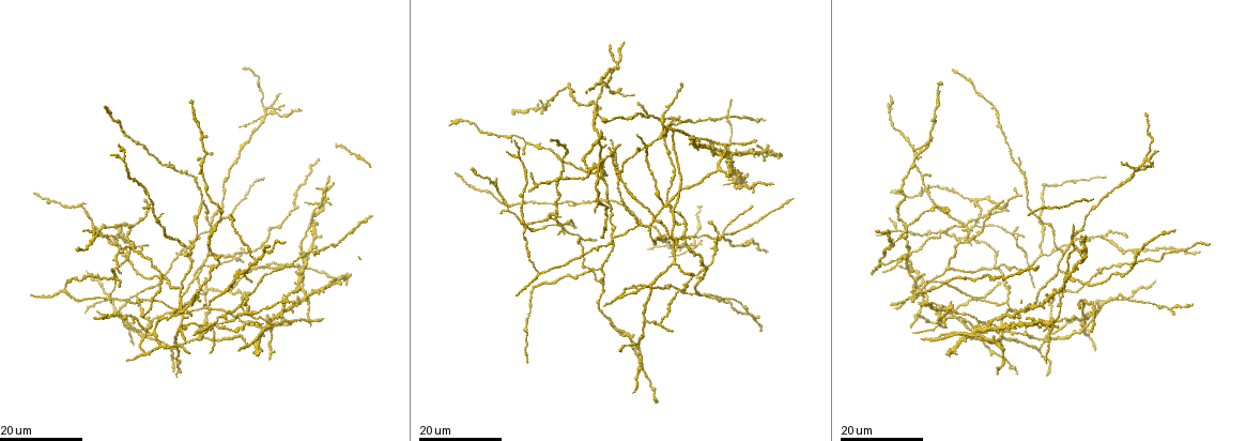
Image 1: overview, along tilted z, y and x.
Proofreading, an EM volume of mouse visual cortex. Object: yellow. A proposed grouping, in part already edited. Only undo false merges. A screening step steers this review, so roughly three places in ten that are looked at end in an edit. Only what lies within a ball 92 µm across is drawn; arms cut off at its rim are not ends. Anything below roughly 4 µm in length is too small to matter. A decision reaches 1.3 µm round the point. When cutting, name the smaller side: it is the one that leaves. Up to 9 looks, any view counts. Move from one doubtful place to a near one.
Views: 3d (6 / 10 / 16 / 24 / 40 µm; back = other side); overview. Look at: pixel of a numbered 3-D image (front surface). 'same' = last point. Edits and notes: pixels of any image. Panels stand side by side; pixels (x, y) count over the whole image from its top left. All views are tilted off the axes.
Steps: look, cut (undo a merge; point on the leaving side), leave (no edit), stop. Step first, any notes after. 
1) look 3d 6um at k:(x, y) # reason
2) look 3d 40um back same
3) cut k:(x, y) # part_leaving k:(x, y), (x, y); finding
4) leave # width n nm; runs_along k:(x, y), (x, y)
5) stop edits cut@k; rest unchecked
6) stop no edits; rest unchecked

look 3d 24um at 1:(988, 323) # four arms meet

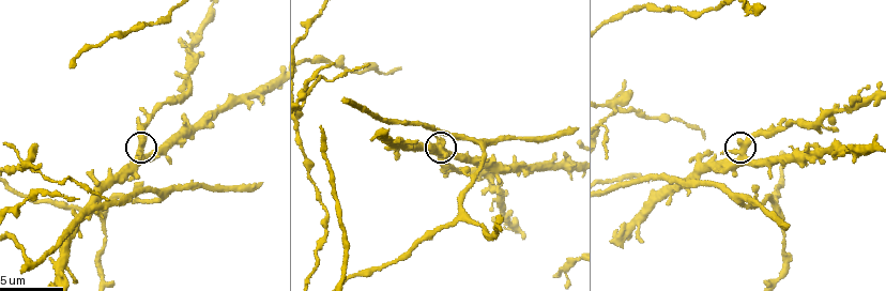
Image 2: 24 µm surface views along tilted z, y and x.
look 3d 10um at 2:(743, 154)

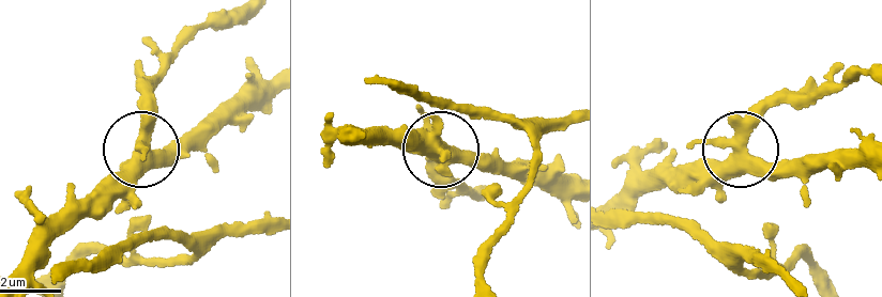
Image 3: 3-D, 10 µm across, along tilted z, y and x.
leave # arms 4; runs_along 3:(621, 221), (675, 220), (739, 149), (800, 176); continuous, no second neuron

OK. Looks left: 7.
look 3d 16um at 1:(1082, 300) # branch point

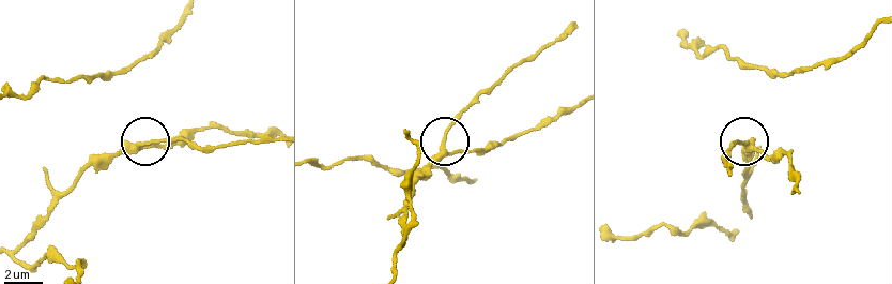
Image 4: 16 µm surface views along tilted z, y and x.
look 3d 10um at 4:(443, 147)

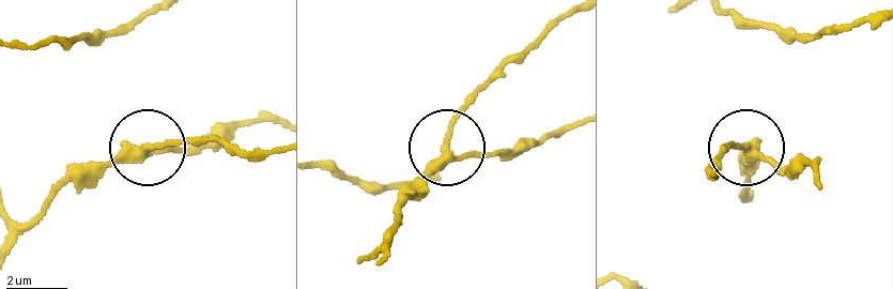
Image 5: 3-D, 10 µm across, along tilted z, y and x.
leave # arms 3; runs_along 5:(19, 223), (63, 186), (156, 149), (198, 139), (235, 142); one neuron here

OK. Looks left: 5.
look 3d 24um at 1:(239, 282) # side arm on a straight run

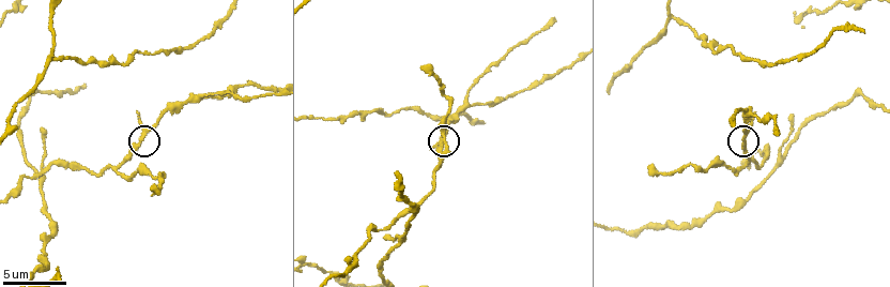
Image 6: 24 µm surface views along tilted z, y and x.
look 3d 10um at 6:(442, 144)

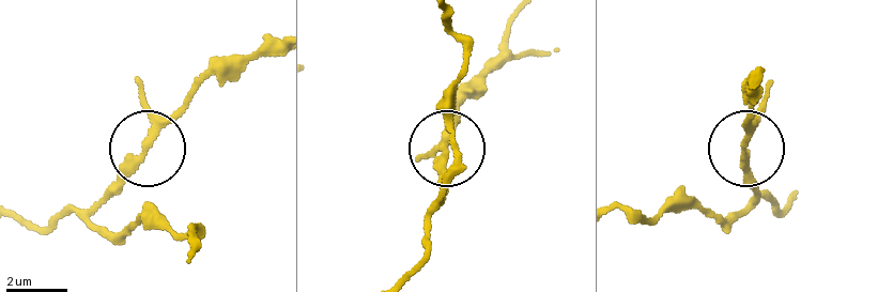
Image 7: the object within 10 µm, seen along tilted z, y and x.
look 3d 6um at 7:(746, 140)

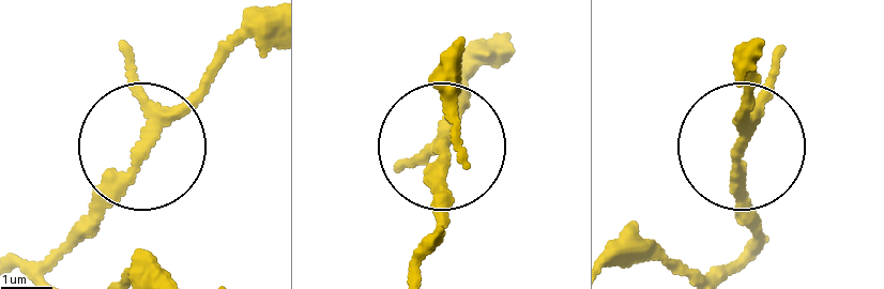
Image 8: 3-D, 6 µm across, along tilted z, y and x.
leave # runs_along 8:(761, 233), (738, 155), (757, 61); one neuron here

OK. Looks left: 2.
look 3d 24um at 1:(949, 313) # four or more arms meet

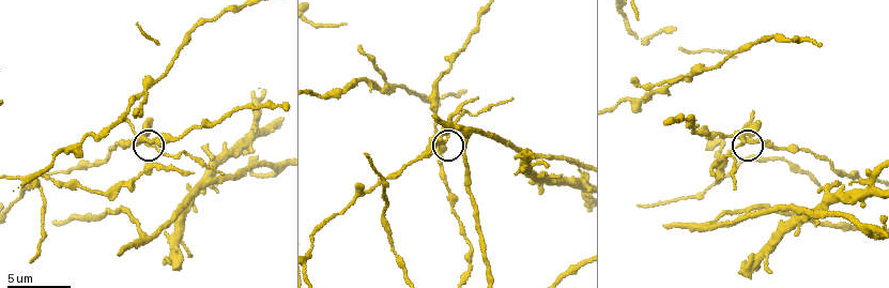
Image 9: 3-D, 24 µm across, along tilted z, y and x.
look 3d 10um at 9:(741, 142)

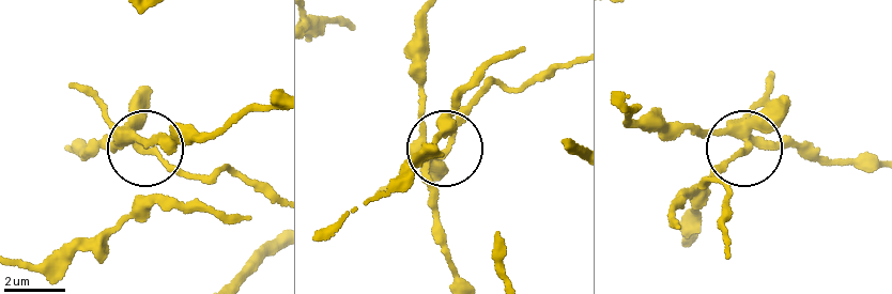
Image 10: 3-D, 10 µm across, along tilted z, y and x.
cut 10:(728, 160) # arms 5; part_leaving 10:(746, 129), (711, 183), (732, 196), (724, 230), (731, 241); a second neuron is stuck on

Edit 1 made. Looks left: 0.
stop edits cut@10; rest unchecked

